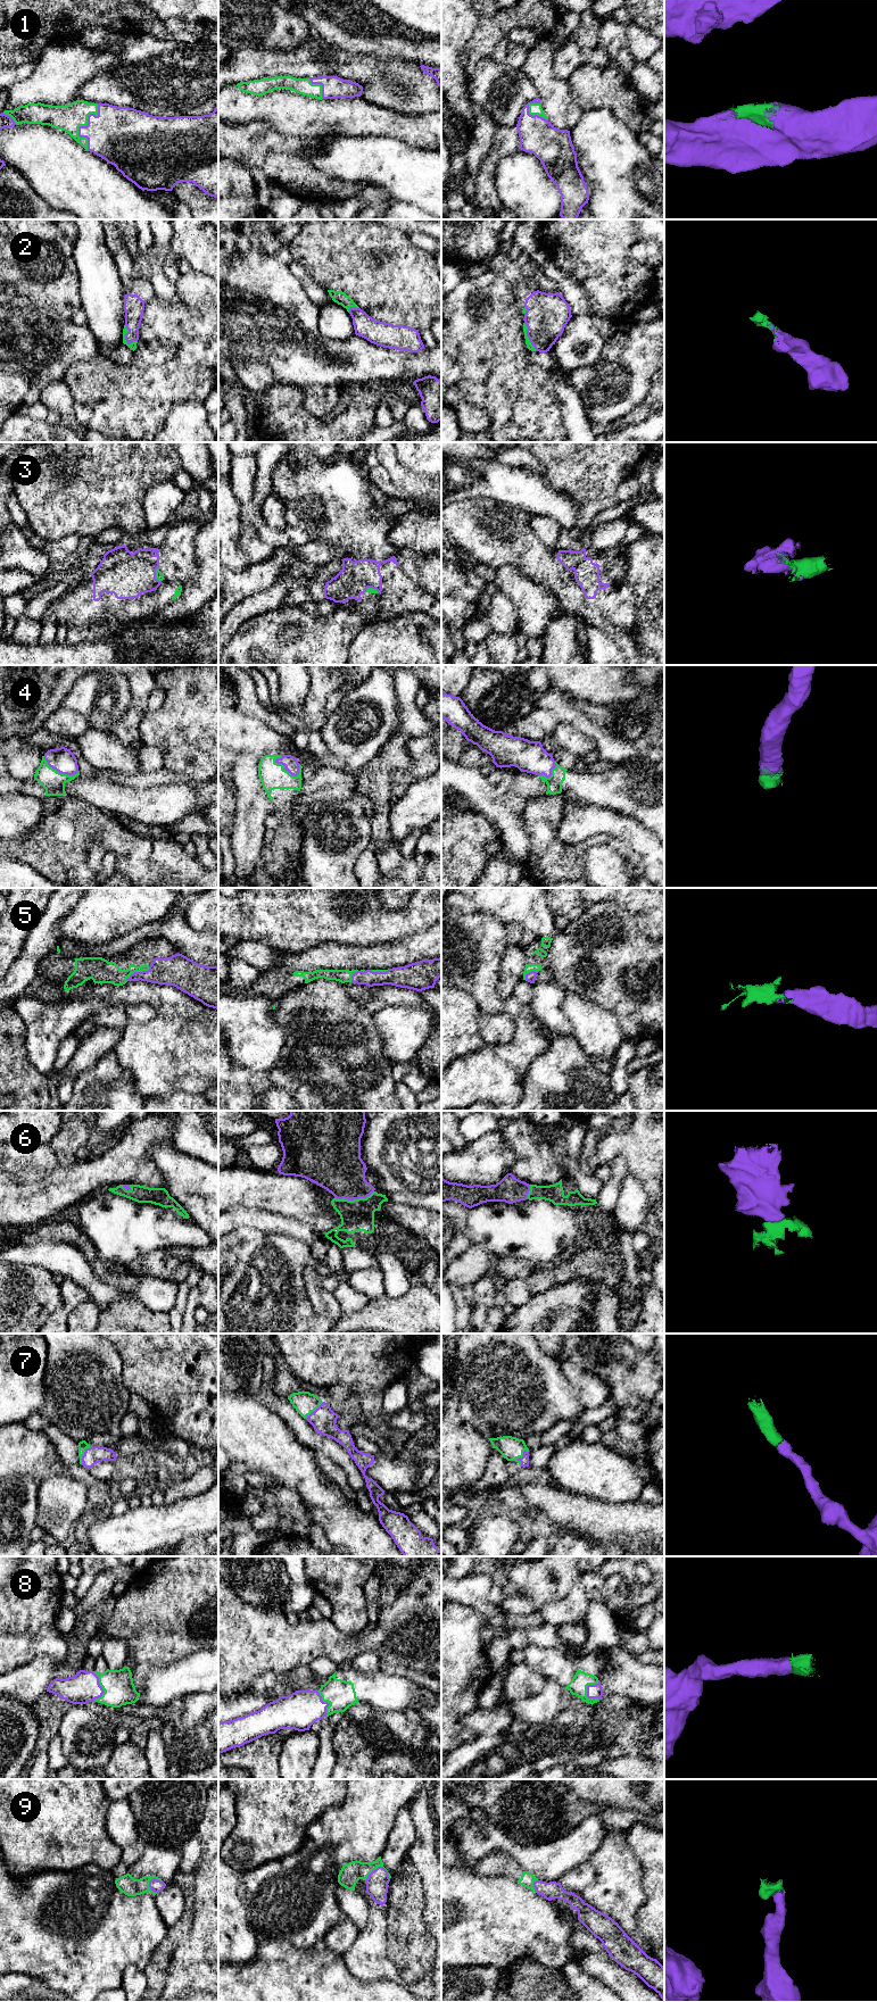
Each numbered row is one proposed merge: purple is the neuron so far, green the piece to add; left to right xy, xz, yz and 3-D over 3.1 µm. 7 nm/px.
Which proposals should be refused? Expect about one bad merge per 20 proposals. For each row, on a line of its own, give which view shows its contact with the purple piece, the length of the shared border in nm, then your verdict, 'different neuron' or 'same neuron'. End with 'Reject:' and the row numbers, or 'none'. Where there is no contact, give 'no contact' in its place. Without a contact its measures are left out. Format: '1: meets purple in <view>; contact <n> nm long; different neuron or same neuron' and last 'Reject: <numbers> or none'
1: meets purple in xy; contact 340 nm long; same neuron
2: meets purple in xy; contact 160 nm long; same neuron
3: meets purple in xy; contact 110 nm long; same neuron
4: meets purple in xz; contact 200 nm long; same neuron
5: meets purple in xy; contact 200 nm long; same neuron
6: meets purple in xz; contact 280 nm long; same neuron
7: meets purple in yz; contact 120 nm long; same neuron
8: meets purple in yz; contact 150 nm long; same neuron
9: meets purple in xz; contact 180 nm long; same neuron
Reject: none

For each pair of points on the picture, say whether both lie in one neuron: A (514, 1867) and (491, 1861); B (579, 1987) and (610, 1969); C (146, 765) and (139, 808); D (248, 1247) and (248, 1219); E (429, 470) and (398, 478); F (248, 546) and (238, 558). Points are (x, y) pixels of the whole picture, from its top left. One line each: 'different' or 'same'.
A: same
B: different
C: different
D: different
E: different
F: different

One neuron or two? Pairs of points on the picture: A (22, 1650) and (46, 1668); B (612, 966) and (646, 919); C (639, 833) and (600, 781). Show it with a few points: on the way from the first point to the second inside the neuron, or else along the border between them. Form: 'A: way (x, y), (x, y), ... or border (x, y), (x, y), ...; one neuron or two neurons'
A: border (60, 1661), (35, 1656), (11, 1670); two neurons
B: border (622, 906), (635, 918), (637, 928), (652, 939); two neurons
C: border (600, 806), (630, 815), (647, 829); two neurons

